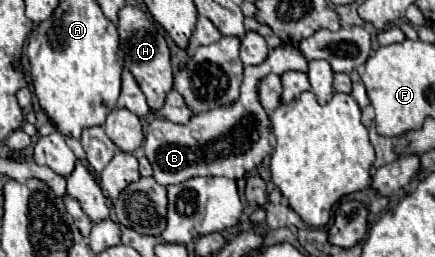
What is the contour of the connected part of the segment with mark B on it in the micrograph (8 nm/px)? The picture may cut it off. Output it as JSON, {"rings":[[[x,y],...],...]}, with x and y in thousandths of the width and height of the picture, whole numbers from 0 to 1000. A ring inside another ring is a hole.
{"rings":[[[634,183],[621,198],[607,245],[584,261],[561,261],[561,307],[552,339],[552,377],[533,416],[497,416],[469,447],[441,455],[428,486],[395,479],[386,463],[354,463],[340,486],[331,541],[331,595],[354,658],[354,696],[386,728],[418,712],[455,681],[510,681],[524,696],[552,696],[570,665],[589,658],[611,603],[621,603],[621,463],[607,440],[593,370],[589,323],[616,292],[648,292],[657,276],[708,276],[708,237],[676,183]]]}

